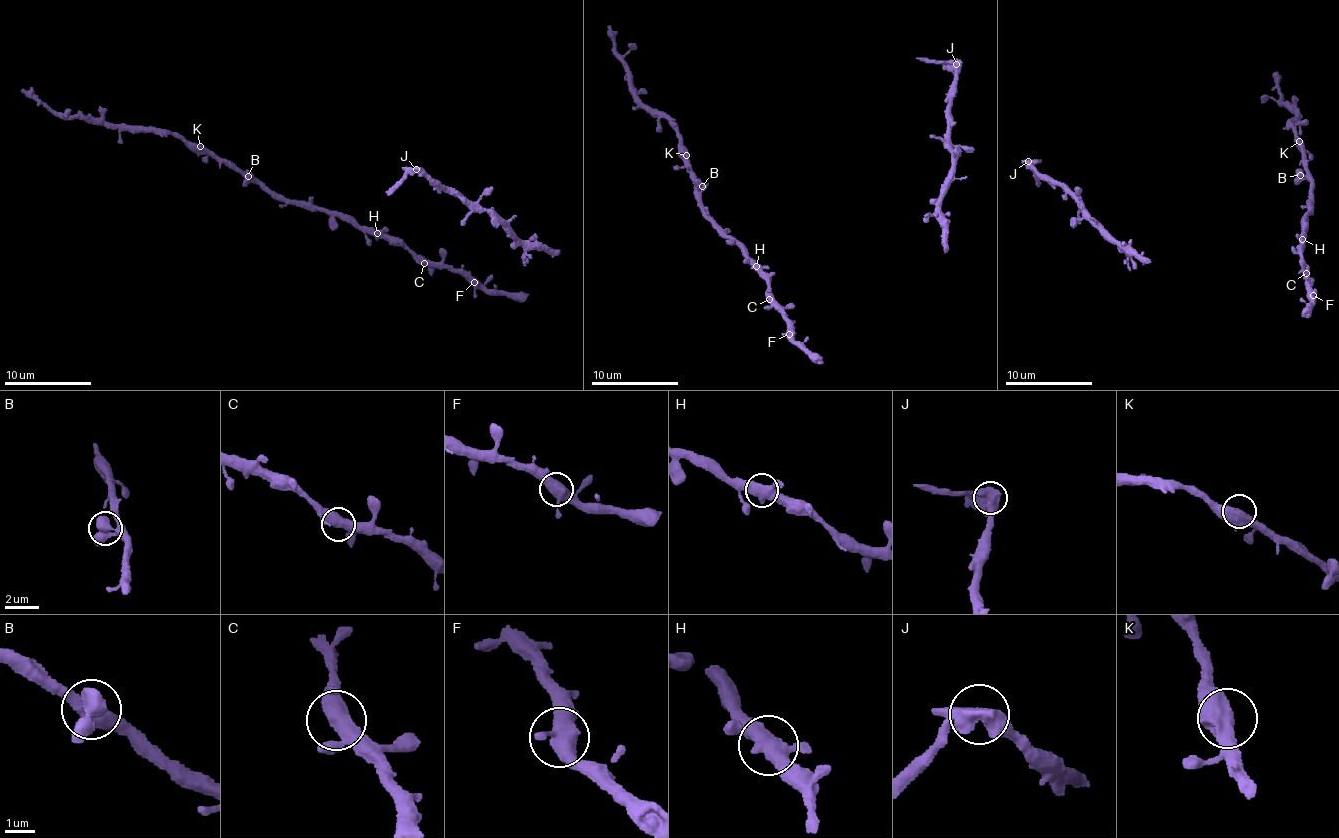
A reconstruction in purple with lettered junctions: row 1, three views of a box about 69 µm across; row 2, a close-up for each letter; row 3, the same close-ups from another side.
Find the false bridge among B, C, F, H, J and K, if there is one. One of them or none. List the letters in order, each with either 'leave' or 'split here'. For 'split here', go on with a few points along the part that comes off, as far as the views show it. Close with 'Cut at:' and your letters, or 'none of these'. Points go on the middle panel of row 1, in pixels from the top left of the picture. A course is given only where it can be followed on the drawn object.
B: leave
C: leave
F: leave
H: leave
J: split here | (957, 64), (916, 57)
K: leave
Cut at: J

